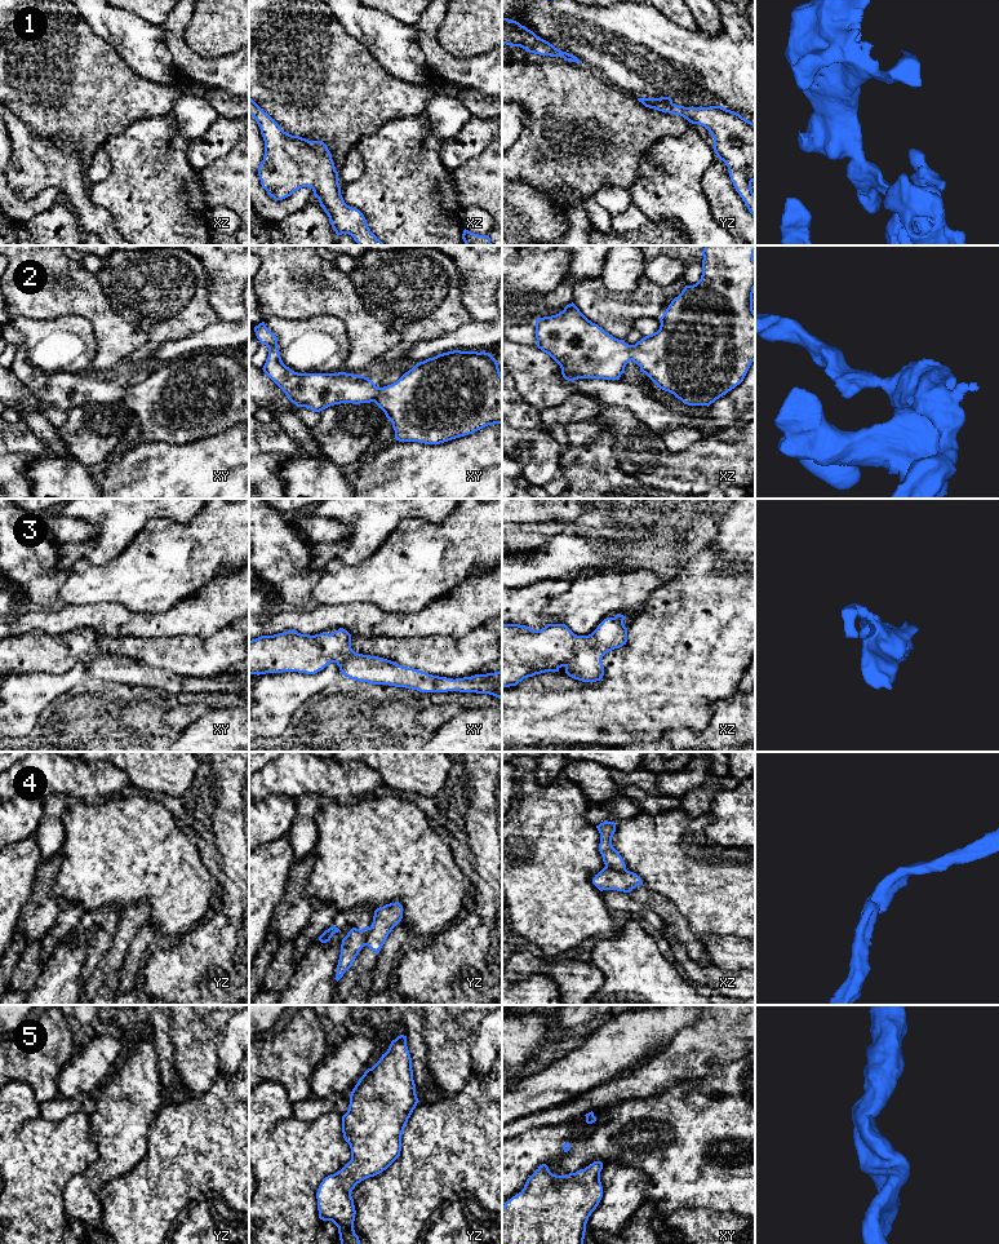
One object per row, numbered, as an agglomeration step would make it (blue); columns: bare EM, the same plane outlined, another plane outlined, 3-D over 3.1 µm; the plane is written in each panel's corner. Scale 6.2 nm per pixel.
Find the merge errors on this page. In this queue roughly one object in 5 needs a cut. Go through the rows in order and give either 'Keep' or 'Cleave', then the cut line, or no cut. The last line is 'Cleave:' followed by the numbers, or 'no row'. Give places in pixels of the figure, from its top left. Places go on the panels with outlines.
1: Keep. No split
2: Keep. No split
3: Keep. No split
4: Cleave. Split along xz (605, 866), (613, 870), (626, 870)
5: Keep. No split
Cleave: 4

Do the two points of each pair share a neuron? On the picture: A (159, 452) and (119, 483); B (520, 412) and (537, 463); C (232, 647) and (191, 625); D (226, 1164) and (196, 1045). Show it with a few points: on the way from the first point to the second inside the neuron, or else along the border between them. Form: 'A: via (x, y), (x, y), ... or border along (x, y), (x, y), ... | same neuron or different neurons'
A: via (149, 463), (129, 482) | same neuron
B: via (520, 425), (520, 435), (536, 450) | same neuron
C: border along (230, 624), (208, 636), (180, 636) | different neurons
D: border along (214, 1084), (208, 1090), (194, 1094) | different neurons

